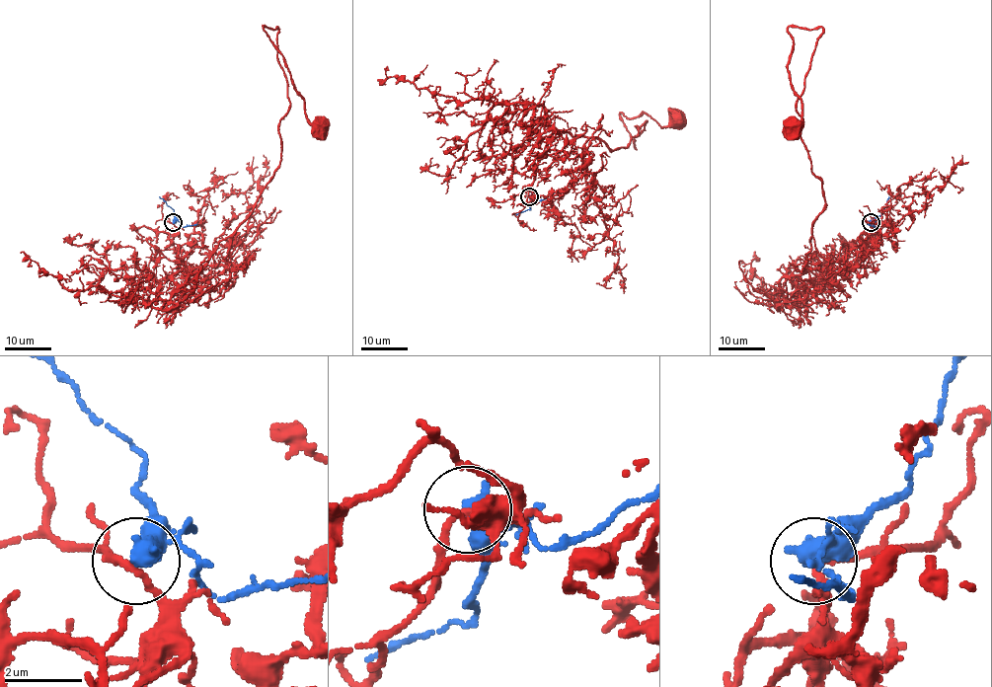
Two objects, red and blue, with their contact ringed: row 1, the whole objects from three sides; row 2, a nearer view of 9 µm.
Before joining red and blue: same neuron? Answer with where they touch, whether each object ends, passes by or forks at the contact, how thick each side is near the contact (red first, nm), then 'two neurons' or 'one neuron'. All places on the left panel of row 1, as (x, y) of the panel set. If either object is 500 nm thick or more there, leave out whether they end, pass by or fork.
(173, 222) | red passes by | blue passes by | 170/440 nm | two neurons

